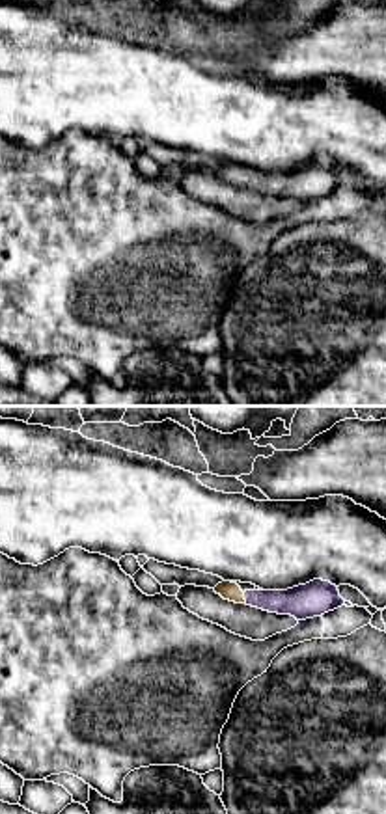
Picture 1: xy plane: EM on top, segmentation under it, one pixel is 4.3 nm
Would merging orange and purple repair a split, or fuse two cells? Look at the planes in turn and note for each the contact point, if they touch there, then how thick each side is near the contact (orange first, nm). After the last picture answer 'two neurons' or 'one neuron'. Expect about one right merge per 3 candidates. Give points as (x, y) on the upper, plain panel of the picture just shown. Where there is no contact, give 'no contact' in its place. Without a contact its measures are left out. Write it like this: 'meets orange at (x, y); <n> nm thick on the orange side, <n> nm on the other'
meets orange at (243, 179); 80 nm thick on the orange side, 140 nm on the other

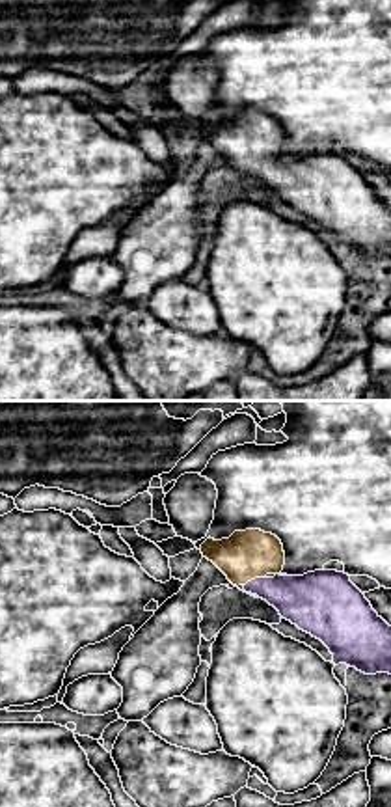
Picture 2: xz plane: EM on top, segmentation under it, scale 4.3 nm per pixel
meets orange at (254, 161); 220 nm thick on the orange side, 220 nm on the other

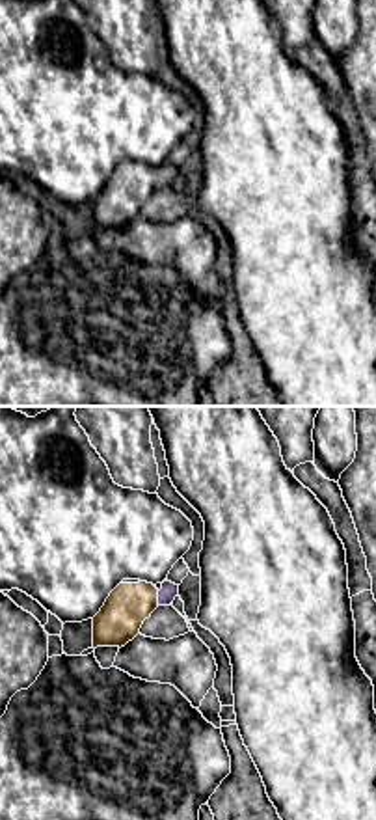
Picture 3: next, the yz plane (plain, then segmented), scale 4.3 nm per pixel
meets orange at (157, 181); 190 nm thick on the orange side, 80 nm on the other

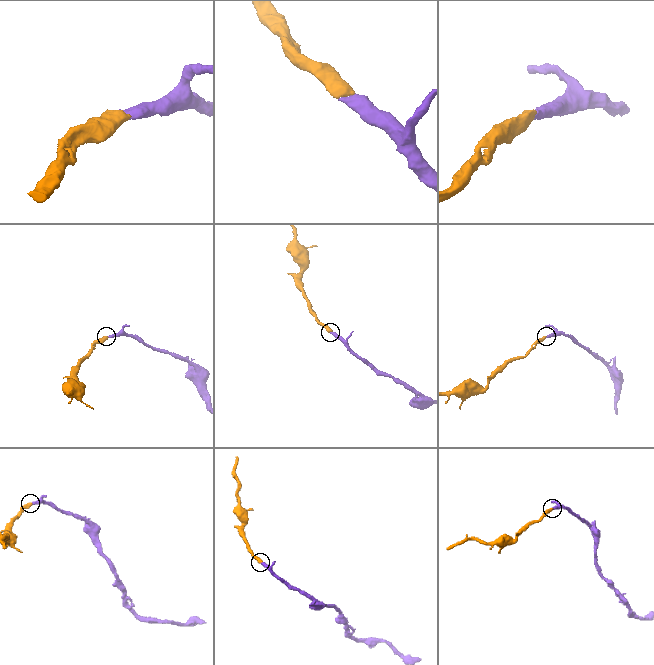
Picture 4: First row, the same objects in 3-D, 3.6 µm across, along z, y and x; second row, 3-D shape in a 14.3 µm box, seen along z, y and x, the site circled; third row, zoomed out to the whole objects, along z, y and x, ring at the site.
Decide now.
one neuron

